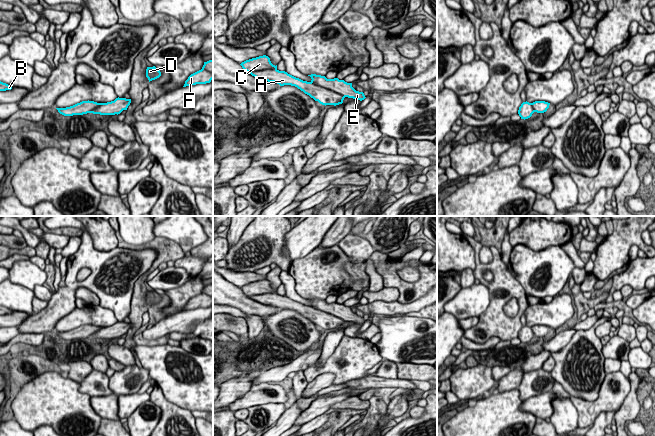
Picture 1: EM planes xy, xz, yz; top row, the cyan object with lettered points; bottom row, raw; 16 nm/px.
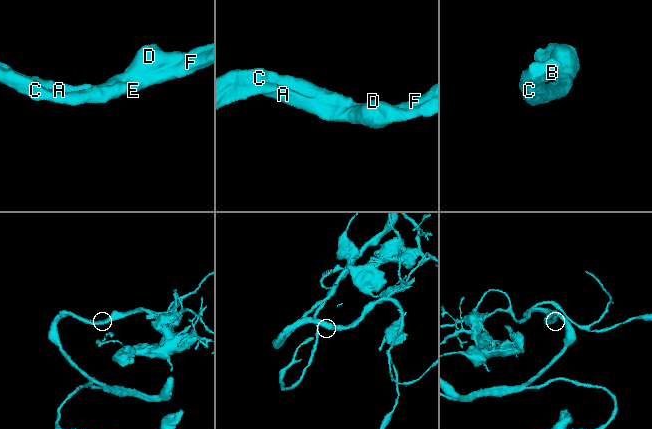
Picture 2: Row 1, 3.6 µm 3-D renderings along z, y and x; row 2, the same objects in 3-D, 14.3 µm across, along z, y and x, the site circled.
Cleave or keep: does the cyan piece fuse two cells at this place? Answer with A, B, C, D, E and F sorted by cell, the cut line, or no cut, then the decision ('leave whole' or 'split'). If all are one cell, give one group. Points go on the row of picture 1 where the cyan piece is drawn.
groups A B C D E F; cut none; leave whole

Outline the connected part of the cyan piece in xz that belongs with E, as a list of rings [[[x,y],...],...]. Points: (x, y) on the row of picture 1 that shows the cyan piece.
[[[266,55],[246,60],[240,64],[252,76],[268,82],[275,82],[280,86],[295,86],[305,94],[322,105],[339,105],[345,97],[355,100],[364,100],[363,92],[356,91],[352,83],[347,83],[338,78],[327,79],[325,76],[311,74],[311,81],[303,81],[285,71],[279,71]]]

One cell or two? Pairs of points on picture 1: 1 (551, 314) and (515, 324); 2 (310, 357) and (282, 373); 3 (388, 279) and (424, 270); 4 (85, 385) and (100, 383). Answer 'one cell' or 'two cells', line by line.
1: two cells
2: one cell
3: one cell
4: one cell

